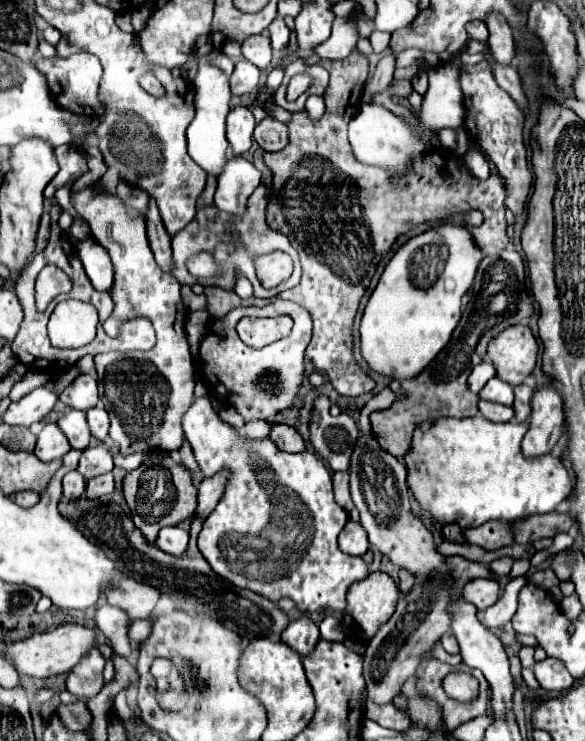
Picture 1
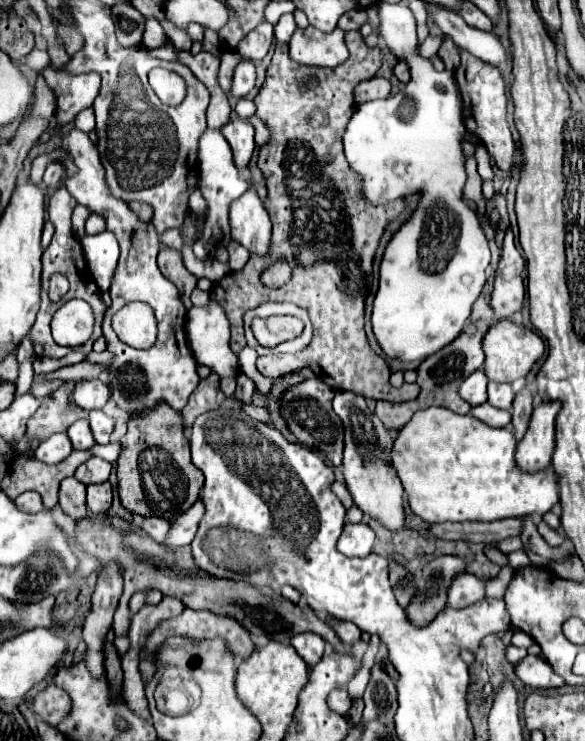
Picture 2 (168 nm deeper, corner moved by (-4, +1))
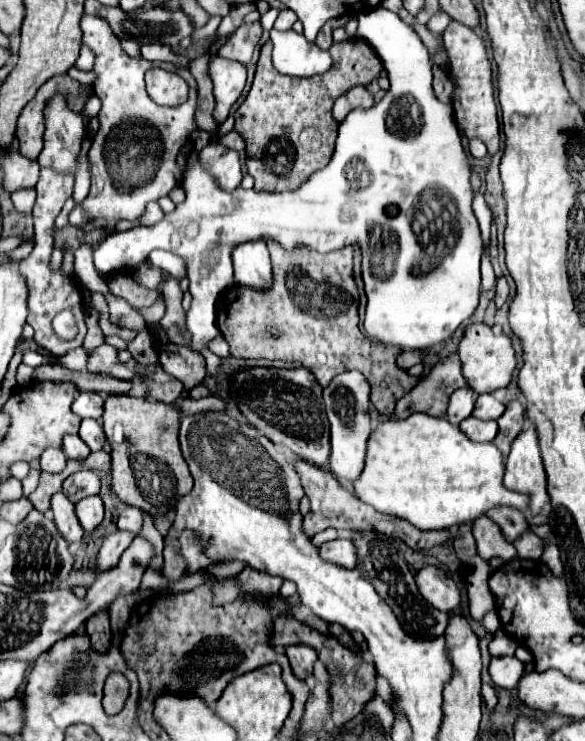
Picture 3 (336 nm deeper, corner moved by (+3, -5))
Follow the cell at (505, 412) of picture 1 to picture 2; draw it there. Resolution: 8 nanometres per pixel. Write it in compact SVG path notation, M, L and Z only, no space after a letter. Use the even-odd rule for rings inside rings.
M484 402L484 404L476 406L476 408L472 408L470 414L476 416L478 420L484 420L484 424L494 426L494 428L504 428L504 426L508 426L508 424L510 424L510 418L512 418L510 412L500 410L500 408L494 408L494 406L490 406L488 402Z

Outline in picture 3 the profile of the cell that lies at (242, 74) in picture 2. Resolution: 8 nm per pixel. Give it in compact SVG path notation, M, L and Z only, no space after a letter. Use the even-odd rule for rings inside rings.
M215 56L209 60L209 76L213 80L213 94L215 94L215 110L213 118L221 124L229 116L231 106L237 102L245 88L245 66L235 60L227 60Z

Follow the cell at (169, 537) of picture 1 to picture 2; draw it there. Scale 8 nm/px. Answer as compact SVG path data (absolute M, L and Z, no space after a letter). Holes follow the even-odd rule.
M152 516L152 518L144 518L140 528L150 534L156 542L164 542L164 538L168 536L168 530L170 530L170 520L162 518L162 516Z

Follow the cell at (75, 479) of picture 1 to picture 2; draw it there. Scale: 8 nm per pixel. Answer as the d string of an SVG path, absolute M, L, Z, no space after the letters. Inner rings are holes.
M66 478L60 484L60 508L72 518L80 520L86 518L88 508L86 508L86 486L78 482L76 478Z

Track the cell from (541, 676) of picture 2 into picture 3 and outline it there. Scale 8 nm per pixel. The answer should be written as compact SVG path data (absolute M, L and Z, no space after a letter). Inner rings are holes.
M499 656L499 658L491 658L489 664L489 676L493 680L495 686L501 688L515 688L519 678L525 674L523 670L523 662L517 660L515 656Z

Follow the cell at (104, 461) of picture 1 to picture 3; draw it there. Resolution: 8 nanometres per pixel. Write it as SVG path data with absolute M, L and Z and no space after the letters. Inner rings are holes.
M83 470L77 474L71 474L65 482L63 482L63 494L77 504L79 500L99 494L99 476L93 470Z

